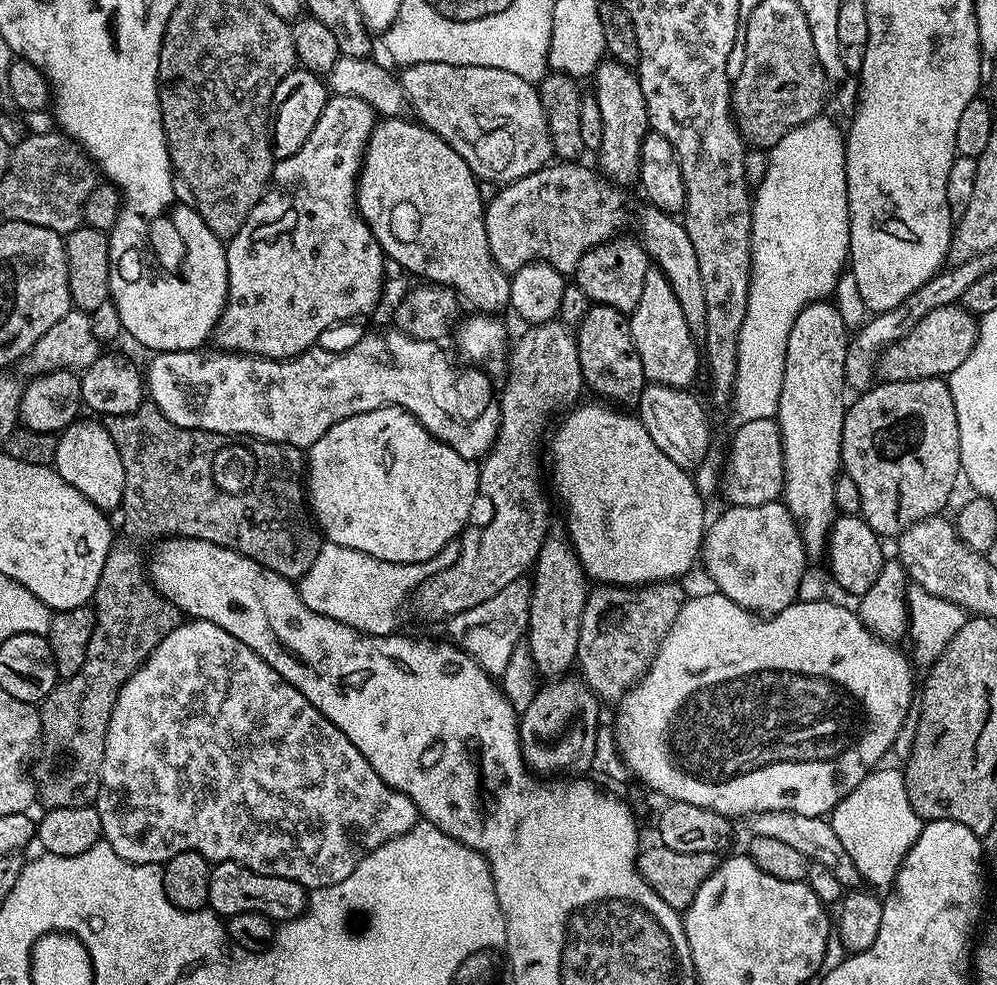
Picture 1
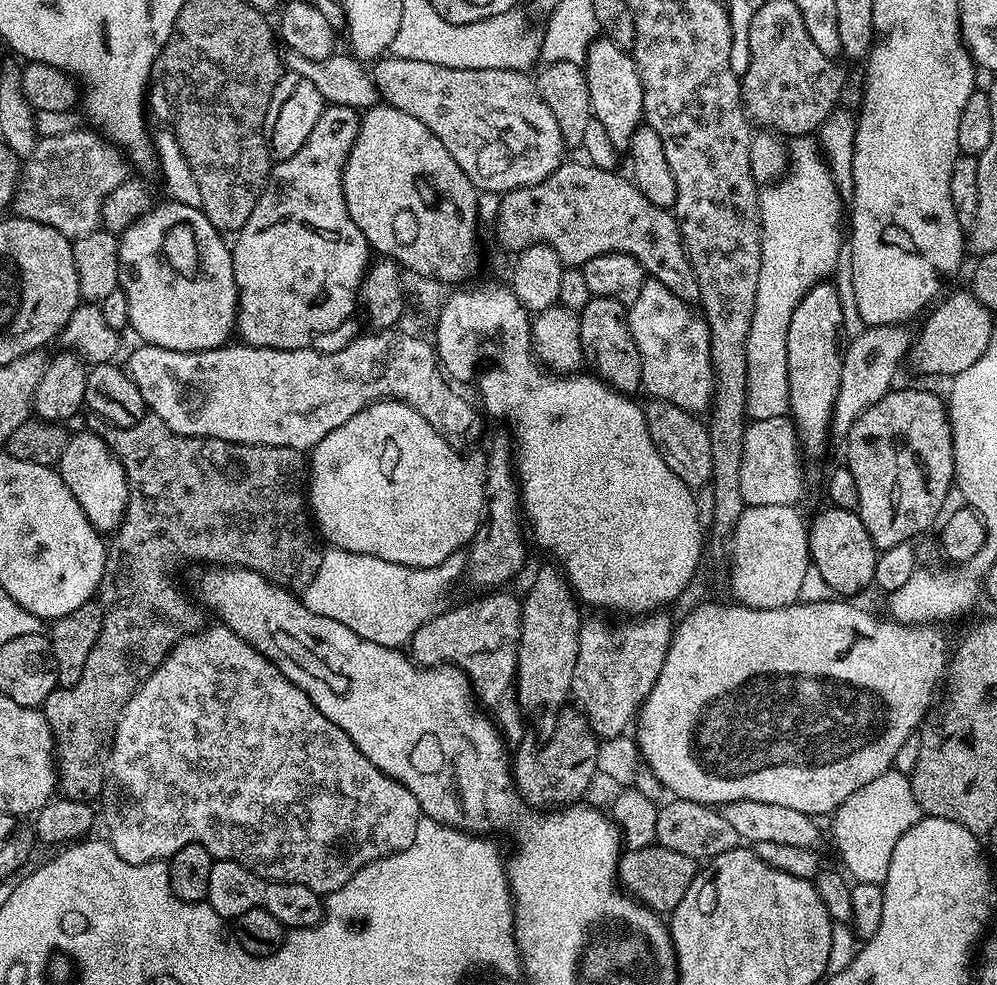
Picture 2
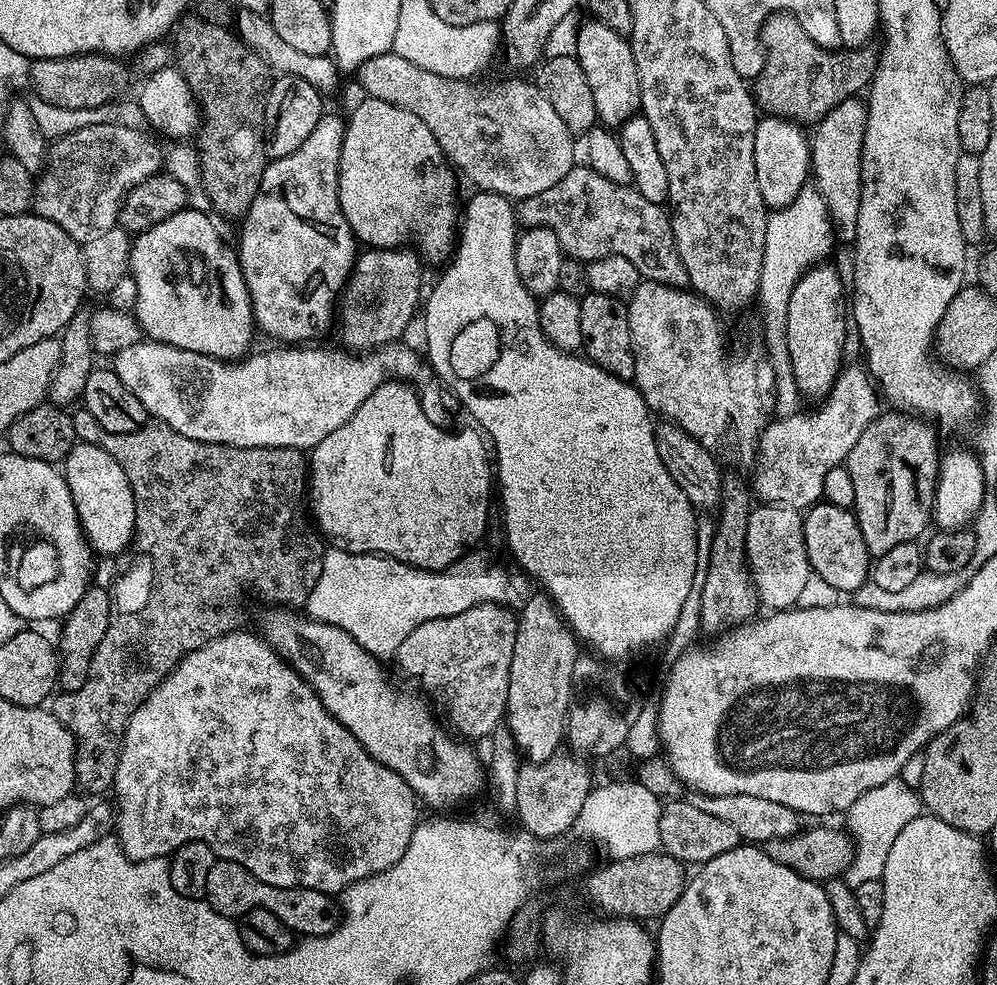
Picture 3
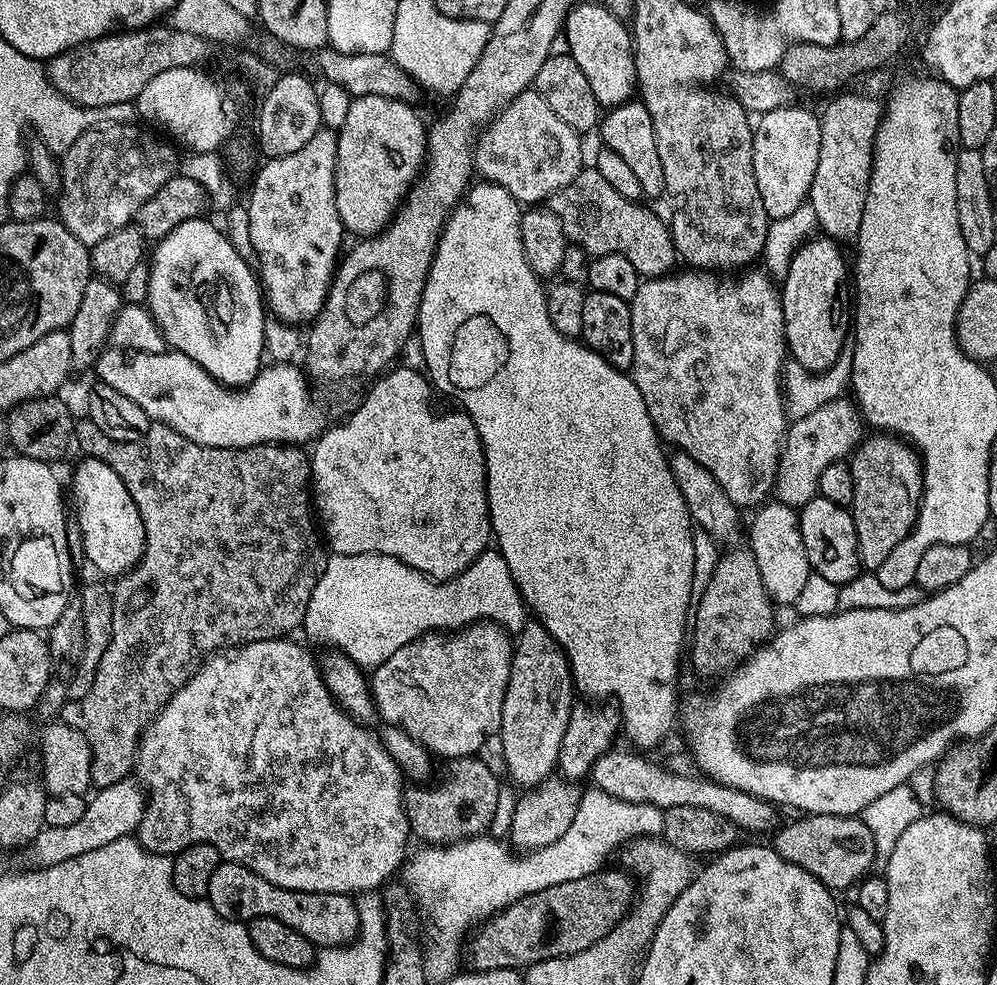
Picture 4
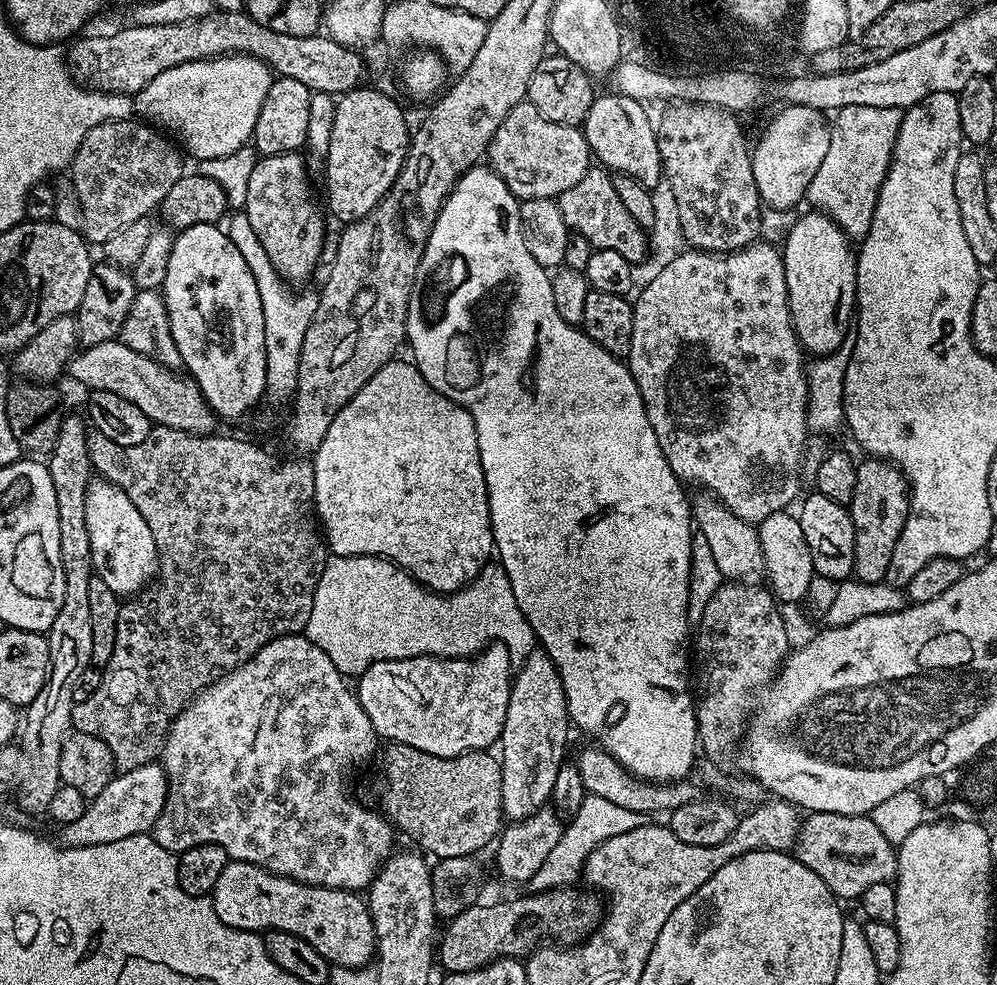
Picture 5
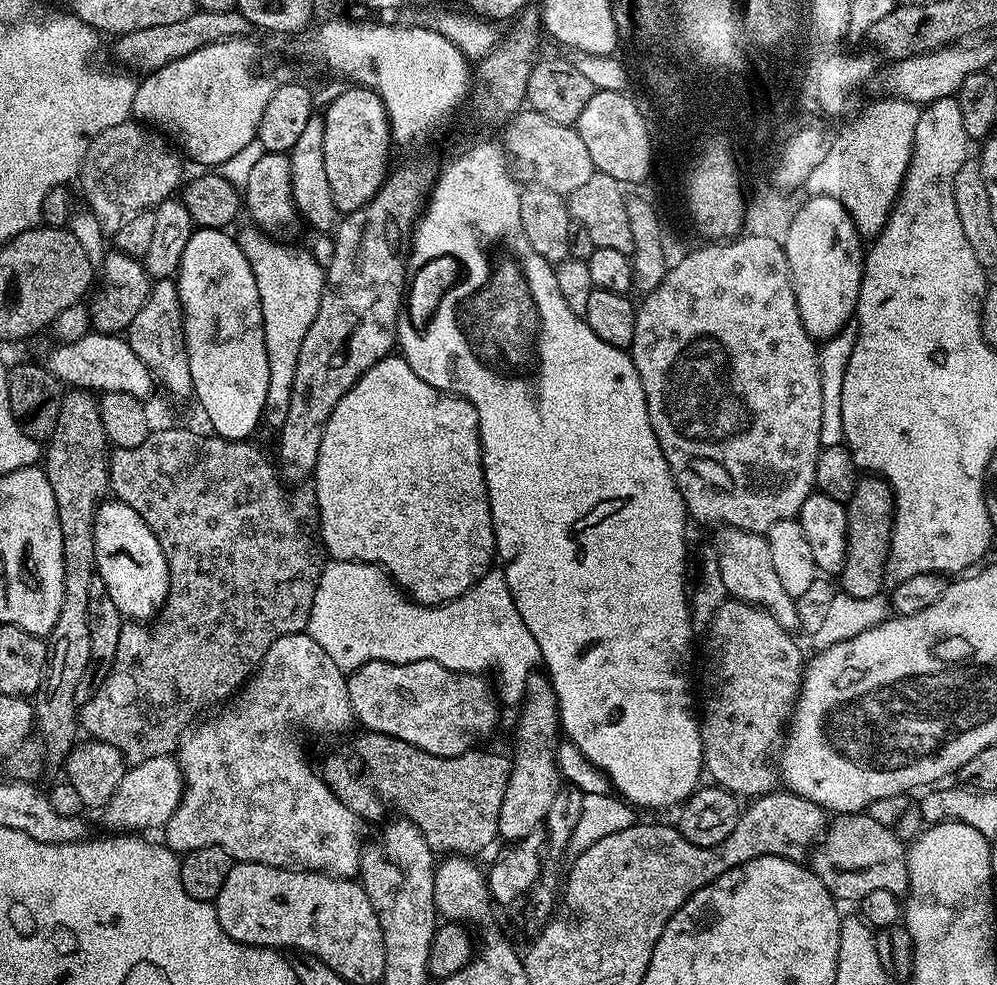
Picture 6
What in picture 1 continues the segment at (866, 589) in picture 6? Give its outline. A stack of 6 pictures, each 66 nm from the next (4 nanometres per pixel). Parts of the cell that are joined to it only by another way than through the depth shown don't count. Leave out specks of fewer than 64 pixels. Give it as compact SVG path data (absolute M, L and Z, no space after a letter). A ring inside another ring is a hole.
M922 378L921 380L907 380L906 382L877 383L875 386L859 393L855 397L856 401L847 405L844 414L844 425L842 426L842 442L840 443L840 462L843 475L854 478L858 486L858 494L862 497L860 515L881 538L896 538L900 533L908 529L912 524L917 524L919 520L925 520L931 516L941 515L948 504L948 499L952 496L952 491L956 488L956 479L961 479L960 471L960 447L958 446L958 420L954 414L954 398L950 398L950 390L947 383L940 378Z

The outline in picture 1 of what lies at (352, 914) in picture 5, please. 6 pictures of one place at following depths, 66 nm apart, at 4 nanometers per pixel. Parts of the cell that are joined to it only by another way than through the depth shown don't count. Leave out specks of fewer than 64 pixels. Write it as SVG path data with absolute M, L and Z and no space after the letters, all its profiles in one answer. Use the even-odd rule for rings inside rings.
M221 860L212 864L207 907L221 918L257 912L266 914L274 922L283 922L298 918L307 912L308 894L309 889L303 888L298 882L290 882L290 878L274 878L270 874L258 874L238 862Z

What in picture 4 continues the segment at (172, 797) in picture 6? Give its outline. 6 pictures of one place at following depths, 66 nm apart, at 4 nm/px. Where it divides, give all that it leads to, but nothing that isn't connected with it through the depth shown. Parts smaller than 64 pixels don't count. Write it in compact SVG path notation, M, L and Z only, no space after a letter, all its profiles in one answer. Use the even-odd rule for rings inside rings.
M135 779L120 780L114 786L106 786L95 793L96 797L91 797L86 806L86 814L82 814L79 822L74 822L70 826L45 827L34 838L34 842L23 849L22 856L29 869L49 868L58 866L58 862L66 862L70 858L78 858L78 854L86 854L89 850L98 850L98 846L106 846L106 842L114 842L123 836L131 836L139 829L144 817L144 805L146 803L146 792Z

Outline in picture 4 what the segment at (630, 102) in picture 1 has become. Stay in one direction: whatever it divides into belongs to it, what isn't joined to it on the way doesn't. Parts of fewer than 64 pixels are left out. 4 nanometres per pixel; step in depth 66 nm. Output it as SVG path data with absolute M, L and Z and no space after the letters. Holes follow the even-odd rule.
M580 2L568 12L562 35L568 40L567 55L572 56L578 66L582 66L582 74L586 74L586 82L590 82L590 90L594 90L594 98L601 109L616 108L633 99L638 88L636 54L632 33L625 21L610 14L610 10L606 10L598 2Z

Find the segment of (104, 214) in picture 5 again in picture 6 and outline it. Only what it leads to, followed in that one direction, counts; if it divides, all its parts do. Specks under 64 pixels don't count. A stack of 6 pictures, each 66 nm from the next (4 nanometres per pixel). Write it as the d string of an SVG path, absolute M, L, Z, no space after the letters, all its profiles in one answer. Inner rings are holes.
M127 120L106 130L88 144L81 168L91 215L99 220L105 235L115 235L131 216L154 208L169 199L182 180L184 163L181 153L161 134L134 120Z

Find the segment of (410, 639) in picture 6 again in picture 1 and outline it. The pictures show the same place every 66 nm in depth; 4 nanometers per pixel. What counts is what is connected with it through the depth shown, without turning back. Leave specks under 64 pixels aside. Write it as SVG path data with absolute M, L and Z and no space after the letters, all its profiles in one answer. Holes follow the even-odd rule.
M454 539L425 564L395 564L382 562L370 554L350 550L327 542L321 543L318 558L314 566L300 577L298 587L302 602L326 618L334 618L354 630L364 632L367 636L390 636L397 631L400 624L400 611L404 603L427 582L431 576L454 566L460 553L459 539Z

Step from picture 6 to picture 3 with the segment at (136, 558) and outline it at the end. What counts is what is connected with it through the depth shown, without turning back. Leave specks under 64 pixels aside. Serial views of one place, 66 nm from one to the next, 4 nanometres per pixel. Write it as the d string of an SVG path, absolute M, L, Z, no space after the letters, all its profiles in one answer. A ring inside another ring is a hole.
M77 443L70 450L70 454L62 461L64 481L68 484L70 494L74 498L76 513L80 519L80 528L84 537L88 539L88 547L93 553L104 556L116 556L119 552L127 553L136 534L136 515L134 514L134 490L130 490L130 482L126 478L126 470L102 450L97 444Z

